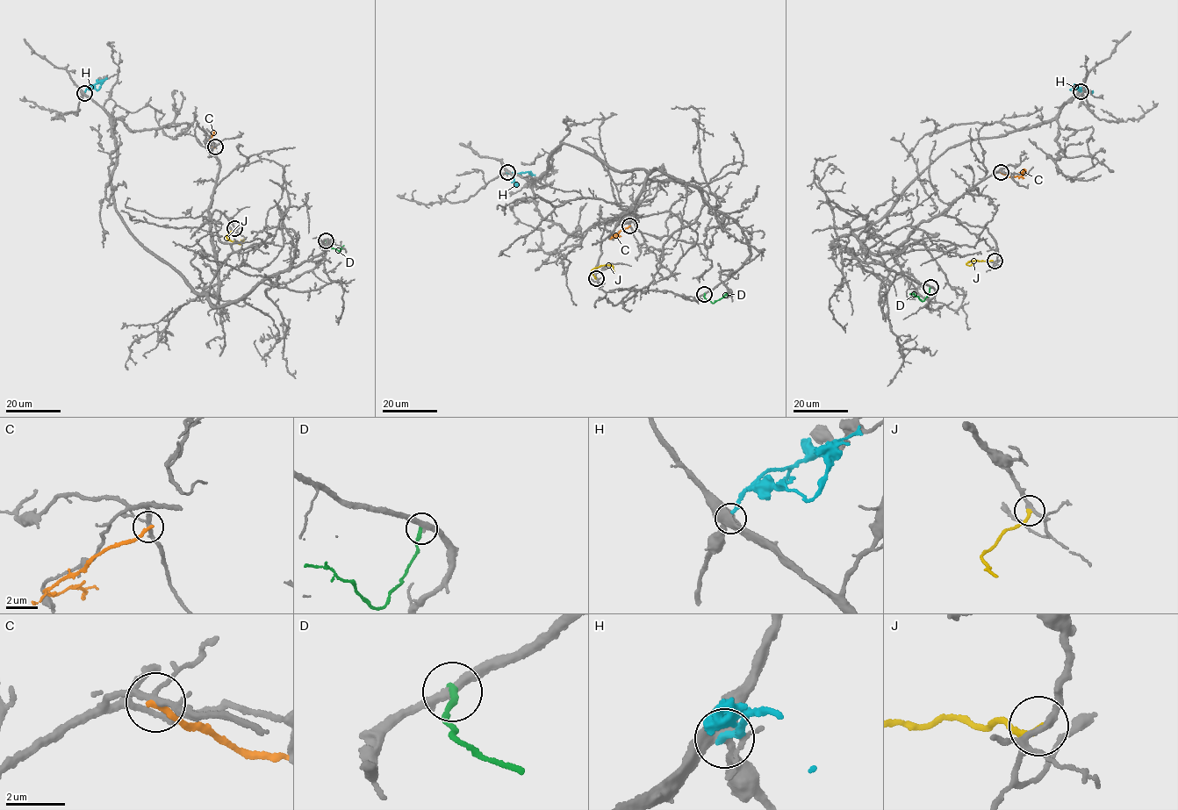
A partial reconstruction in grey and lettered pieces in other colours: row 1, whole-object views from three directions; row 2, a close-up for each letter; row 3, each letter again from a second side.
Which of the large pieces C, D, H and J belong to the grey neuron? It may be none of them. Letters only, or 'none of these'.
J

